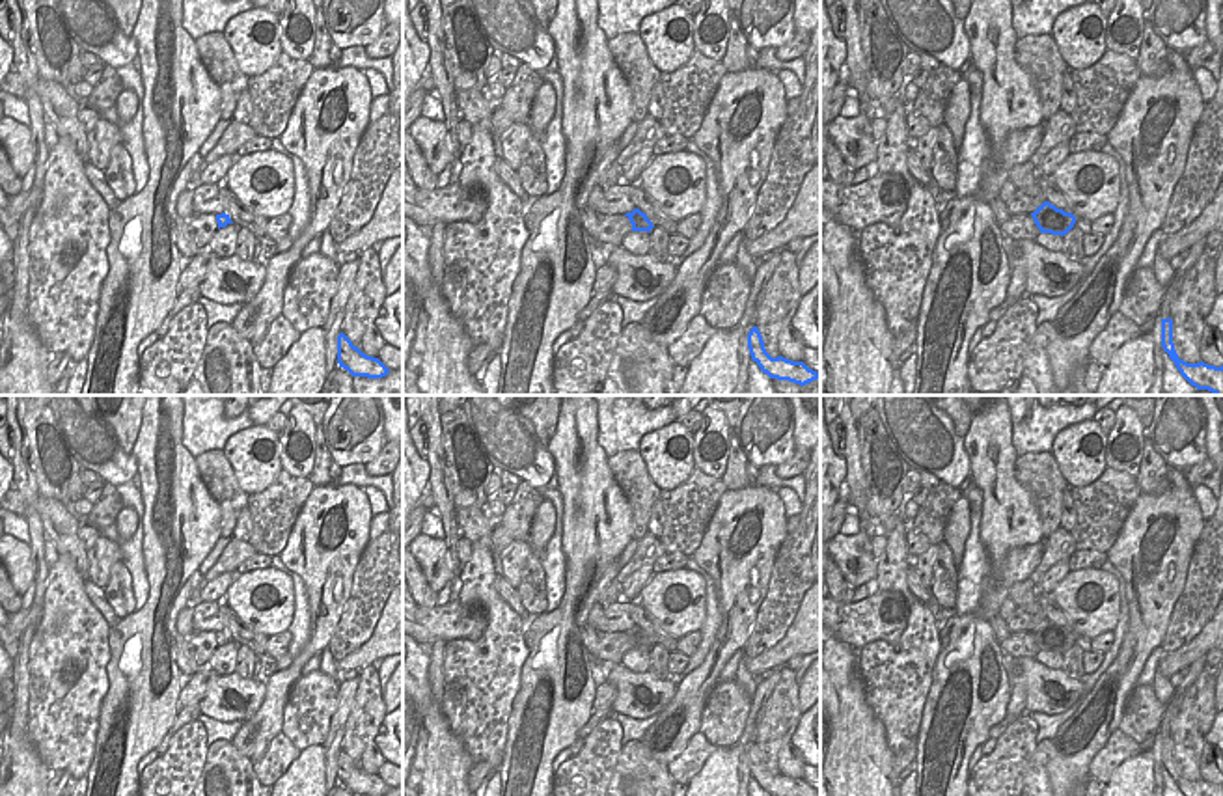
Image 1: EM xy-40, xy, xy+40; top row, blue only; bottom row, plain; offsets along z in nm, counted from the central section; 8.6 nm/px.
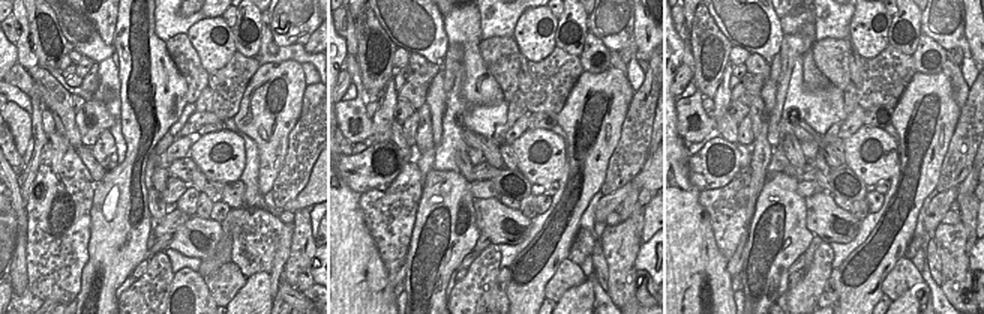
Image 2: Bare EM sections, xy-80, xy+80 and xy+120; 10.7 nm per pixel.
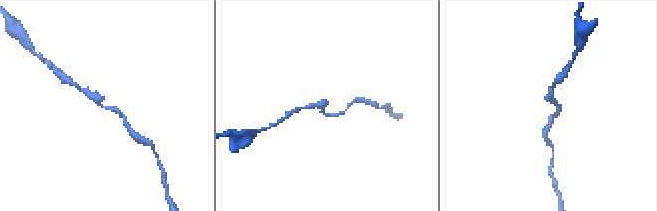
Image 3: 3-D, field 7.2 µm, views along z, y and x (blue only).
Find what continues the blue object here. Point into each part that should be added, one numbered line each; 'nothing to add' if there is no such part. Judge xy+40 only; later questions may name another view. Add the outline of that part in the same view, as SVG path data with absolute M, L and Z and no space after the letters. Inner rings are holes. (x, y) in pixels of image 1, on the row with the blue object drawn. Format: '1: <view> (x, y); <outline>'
nothing to add

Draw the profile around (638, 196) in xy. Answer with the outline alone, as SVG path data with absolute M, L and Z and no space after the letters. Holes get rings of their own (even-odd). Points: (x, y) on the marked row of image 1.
M630 185L630 201L647 214L654 227L666 229L669 235L677 233L677 220L662 213L660 205L639 186Z

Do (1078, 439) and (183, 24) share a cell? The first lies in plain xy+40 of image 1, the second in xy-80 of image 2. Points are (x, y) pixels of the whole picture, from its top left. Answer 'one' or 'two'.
two

